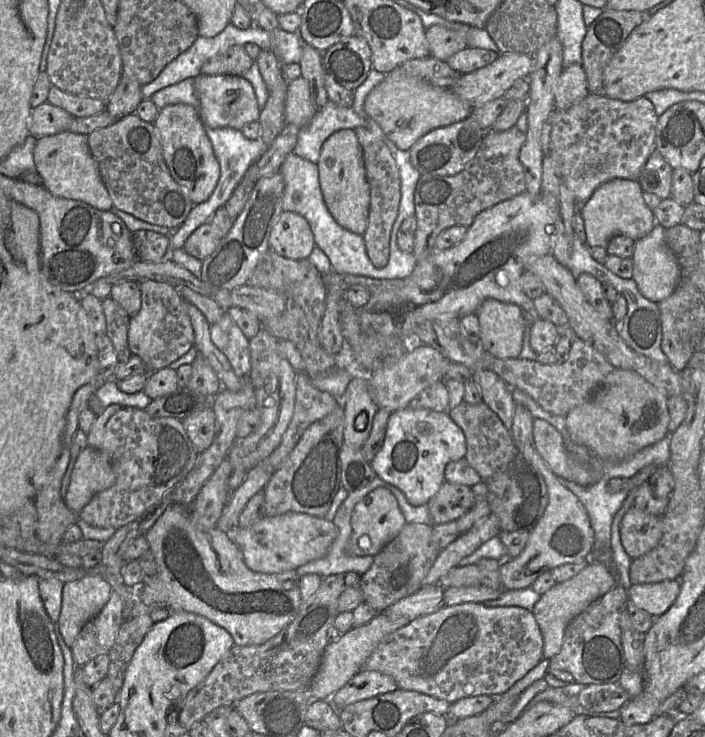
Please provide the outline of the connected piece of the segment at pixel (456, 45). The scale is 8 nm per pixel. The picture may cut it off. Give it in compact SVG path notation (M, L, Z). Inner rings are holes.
M433 25L425 30L430 56L445 61L468 47L466 34L450 30L444 26Z

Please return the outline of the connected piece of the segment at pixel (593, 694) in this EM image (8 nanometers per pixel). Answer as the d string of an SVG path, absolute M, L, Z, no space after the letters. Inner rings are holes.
M618 682L588 685L577 694L578 705L586 709L586 715L619 710L630 699Z

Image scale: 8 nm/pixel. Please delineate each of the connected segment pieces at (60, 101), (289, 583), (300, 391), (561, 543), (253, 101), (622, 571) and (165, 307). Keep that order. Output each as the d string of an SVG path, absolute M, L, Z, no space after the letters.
M54 86L50 88L47 102L64 109L73 117L89 117L106 109L106 102L103 100L71 94Z
M180 504L166 508L153 526L144 534L153 553L162 590L153 590L143 584L135 584L135 601L147 606L166 605L204 616L230 633L236 646L263 644L290 622L292 622L302 604L300 579L297 570L288 570L275 574L257 573L244 563L238 545L227 533L217 527L203 531L197 527L190 515L190 509Z
M297 372L293 415L280 445L266 460L270 473L282 466L310 425L331 414L338 406L336 398L317 389L304 372Z
M535 442L521 444L524 459L531 461L544 478L548 490L548 505L536 526L530 531L523 551L513 559L500 562L499 572L504 590L518 590L530 587L535 579L553 568L590 559L594 547L594 530L587 511L559 480L559 477L546 466L545 460L538 453Z
M200 74L194 78L195 92L200 101L200 117L204 123L214 129L242 128L259 120L260 108L250 81L242 76L236 75L205 75Z
M636 490L630 491L624 500L621 508L615 514L610 531L610 549L612 552L613 563L616 570L616 583L626 590L630 587L629 570L633 559L625 552L620 539L620 522L626 511L633 505L636 497Z
M142 280L139 282L139 287L141 291L141 308L136 315L130 317L129 327L128 327L128 345L131 351L131 354L136 355L141 358L141 360L145 363L149 372L154 372L160 370L165 367L169 367L169 365L188 353L190 350L194 348L194 331L193 327L187 313L188 305L190 304L179 294L179 292L170 284L164 282L158 282L154 280Z

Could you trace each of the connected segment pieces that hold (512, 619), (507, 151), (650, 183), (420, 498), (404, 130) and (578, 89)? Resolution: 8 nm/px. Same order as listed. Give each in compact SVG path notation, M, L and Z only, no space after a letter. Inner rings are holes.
M462 603L423 615L384 636L362 669L391 676L398 688L417 691L453 703L478 695L500 696L543 659L543 637L531 611L522 607L487 607Z
M516 125L502 132L489 129L476 155L460 173L454 176L420 175L414 192L417 229L412 254L417 263L436 250L436 238L446 228L454 225L469 227L480 212L526 191L524 171L519 160L525 142L526 134L519 131Z
M655 150L642 168L637 182L643 192L655 194L663 200L671 197L672 172L669 163Z
M409 407L392 412L385 440L370 466L377 476L398 488L412 506L427 505L445 482L446 466L464 458L466 438L448 412Z
M401 65L386 74L385 79L368 94L364 109L402 151L409 151L419 138L433 129L465 120L473 110L452 89L409 76Z
M573 64L563 71L555 89L555 110L566 110L590 95L585 71Z

